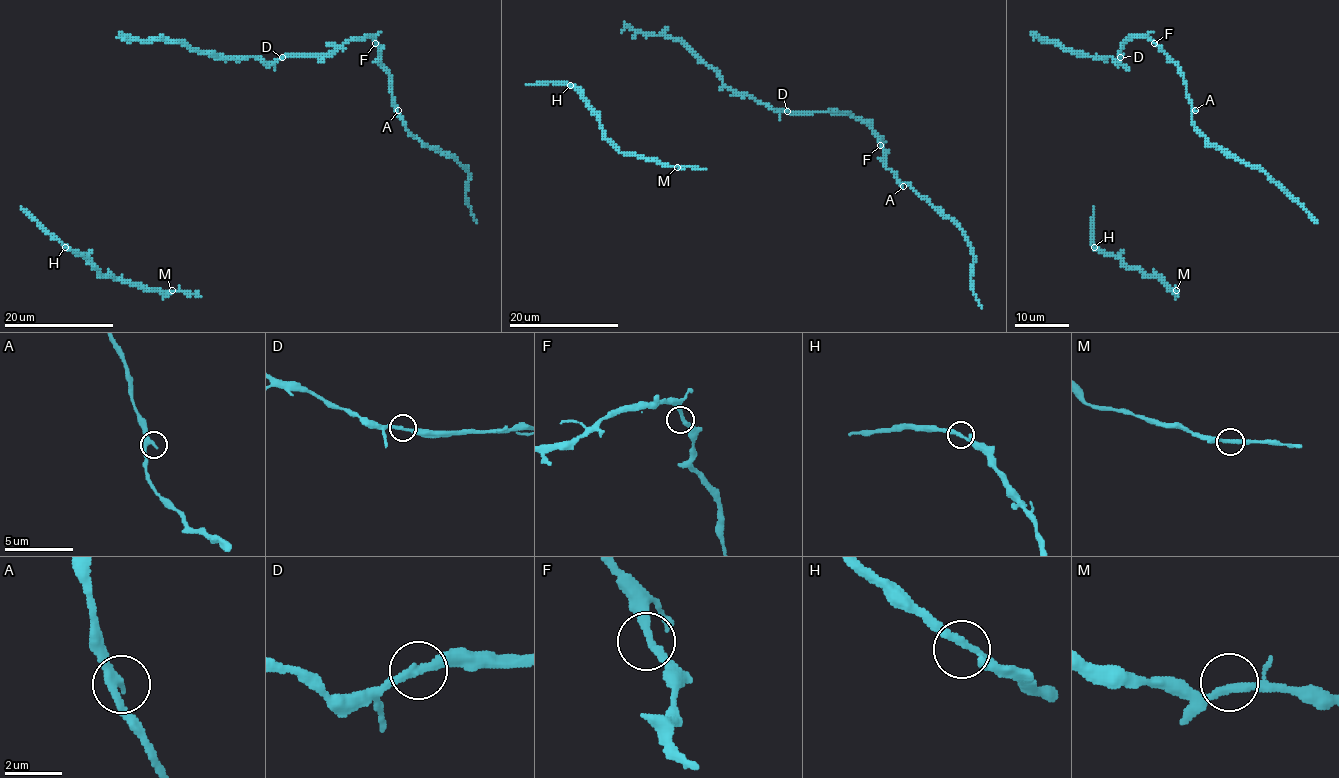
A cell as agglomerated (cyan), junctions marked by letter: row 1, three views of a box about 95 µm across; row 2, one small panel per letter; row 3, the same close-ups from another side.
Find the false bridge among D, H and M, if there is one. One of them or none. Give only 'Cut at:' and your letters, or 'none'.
Cut at: none

